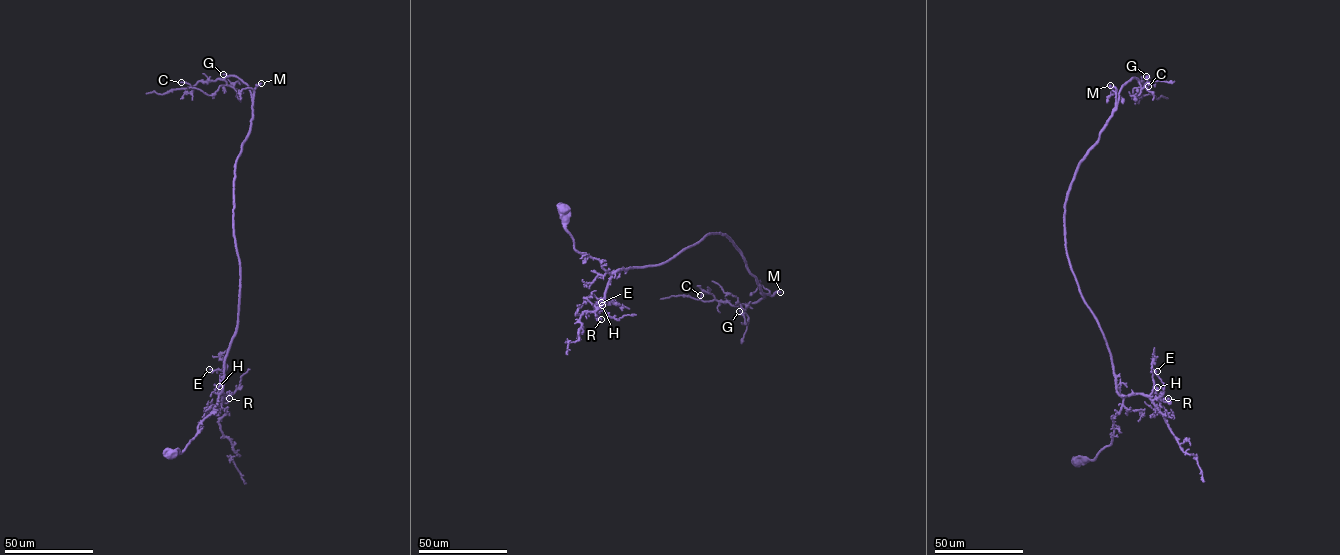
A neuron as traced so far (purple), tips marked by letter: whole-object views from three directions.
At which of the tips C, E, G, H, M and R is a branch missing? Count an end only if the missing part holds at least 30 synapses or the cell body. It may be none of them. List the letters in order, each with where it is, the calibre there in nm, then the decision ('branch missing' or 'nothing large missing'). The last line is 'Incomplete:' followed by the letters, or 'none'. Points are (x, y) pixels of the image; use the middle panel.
C: place (700, 295); calibre 240 nm; branch missing
E: place (601, 302); calibre 200 nm; nothing large missing
G: place (739, 311); calibre 140 nm; nothing large missing
H: place (602, 305); calibre 220 nm; branch missing
M: place (780, 292); calibre 380 nm; branch missing
R: place (601, 319); calibre 160 nm; nothing large missing
Incomplete: C, H, M

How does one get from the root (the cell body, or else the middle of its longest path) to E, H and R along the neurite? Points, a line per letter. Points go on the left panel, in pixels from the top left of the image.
E: (171, 453), (181, 453), (196, 435), (199, 424), (213, 411), (219, 391), (222, 393), (224, 370), (209, 369)
H: (171, 453), (181, 453), (196, 435), (199, 424), (216, 405), (219, 391), (221, 395), (214, 392), (219, 386)
R: (171, 453), (181, 453), (196, 435), (199, 424), (216, 405), (219, 391), (223, 400), (229, 398)

